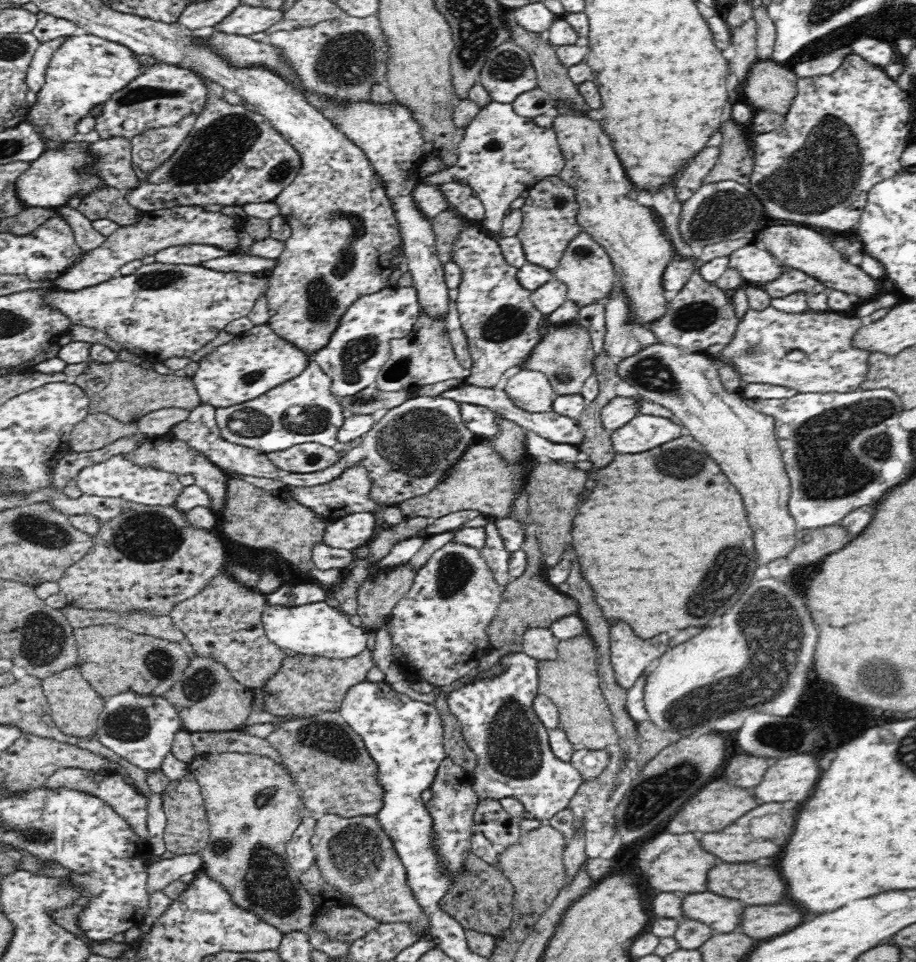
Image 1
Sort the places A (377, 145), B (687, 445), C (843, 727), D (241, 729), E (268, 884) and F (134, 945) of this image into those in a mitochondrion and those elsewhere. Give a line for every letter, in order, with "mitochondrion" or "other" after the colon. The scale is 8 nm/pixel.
A: other
B: mitochondrion
C: other
D: other
E: mitochondrion
F: other

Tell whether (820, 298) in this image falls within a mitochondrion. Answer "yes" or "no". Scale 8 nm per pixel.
no

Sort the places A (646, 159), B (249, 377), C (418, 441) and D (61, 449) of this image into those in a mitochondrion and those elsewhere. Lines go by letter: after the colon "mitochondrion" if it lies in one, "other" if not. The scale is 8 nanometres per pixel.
A: other
B: mitochondrion
C: mitochondrion
D: other

